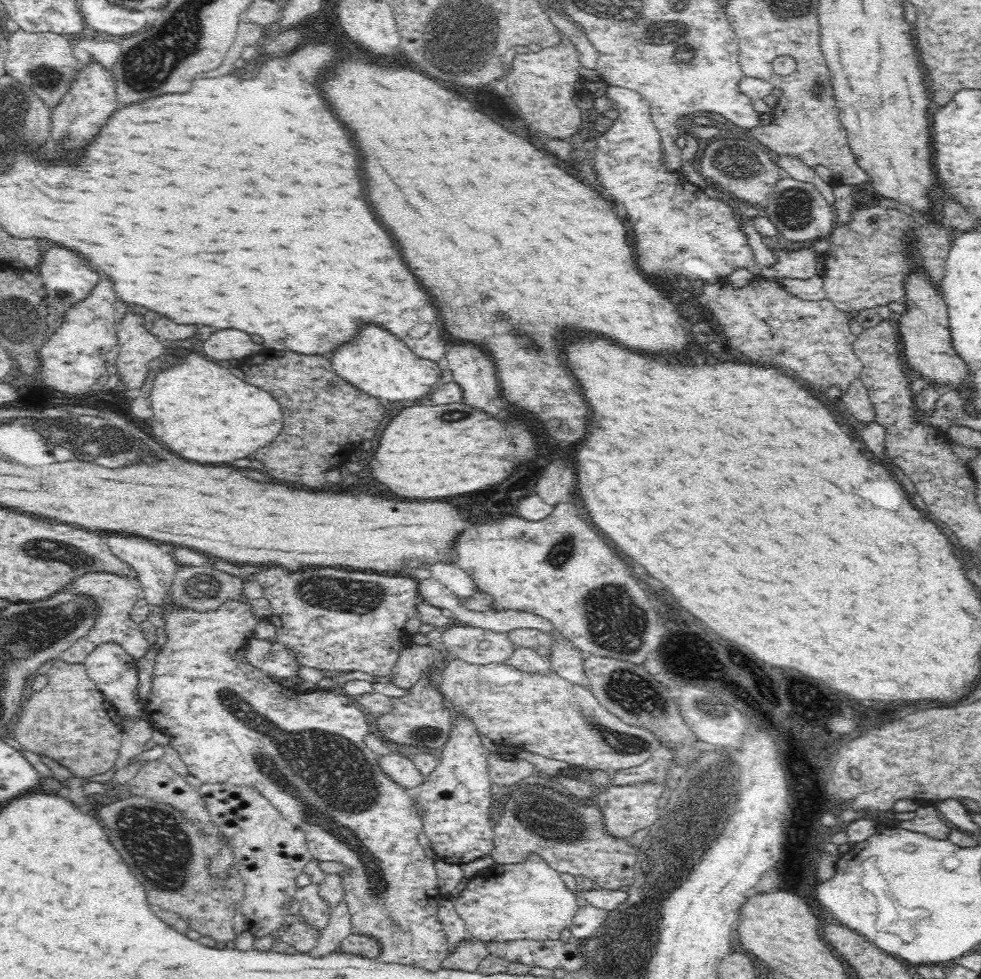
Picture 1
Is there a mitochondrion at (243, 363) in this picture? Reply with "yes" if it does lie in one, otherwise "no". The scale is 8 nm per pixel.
no

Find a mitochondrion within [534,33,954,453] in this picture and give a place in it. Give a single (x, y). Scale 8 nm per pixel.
(794, 212)

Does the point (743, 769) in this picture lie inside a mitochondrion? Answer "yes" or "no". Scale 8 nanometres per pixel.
yes

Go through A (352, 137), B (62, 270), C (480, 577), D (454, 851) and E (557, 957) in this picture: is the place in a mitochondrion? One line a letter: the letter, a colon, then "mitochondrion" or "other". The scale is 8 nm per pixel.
A: other
B: other
C: other
D: other
E: other

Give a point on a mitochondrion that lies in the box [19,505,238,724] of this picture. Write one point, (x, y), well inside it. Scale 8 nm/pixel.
(44, 547)

